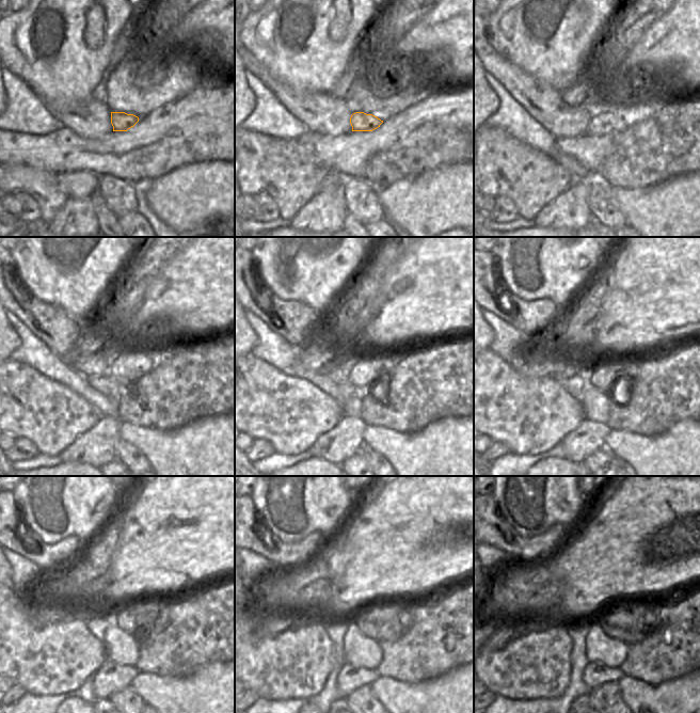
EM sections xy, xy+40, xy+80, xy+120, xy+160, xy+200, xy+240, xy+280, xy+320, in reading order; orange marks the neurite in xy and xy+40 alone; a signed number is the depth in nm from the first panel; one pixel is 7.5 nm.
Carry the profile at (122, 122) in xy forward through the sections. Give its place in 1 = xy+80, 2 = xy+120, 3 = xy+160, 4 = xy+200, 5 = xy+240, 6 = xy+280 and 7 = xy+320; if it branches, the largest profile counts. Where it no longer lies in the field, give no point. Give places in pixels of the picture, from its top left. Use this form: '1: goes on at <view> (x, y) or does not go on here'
1: goes on at xy+80 (606, 123)
2: goes on at xy+120 (130, 364)
3: goes on at xy+160 (366, 369)
4: goes on at xy+200 (595, 403)
5: goes on at xy+240 (138, 619)
6: goes on at xy+280 (387, 621)
7: goes on at xy+320 (607, 639)

